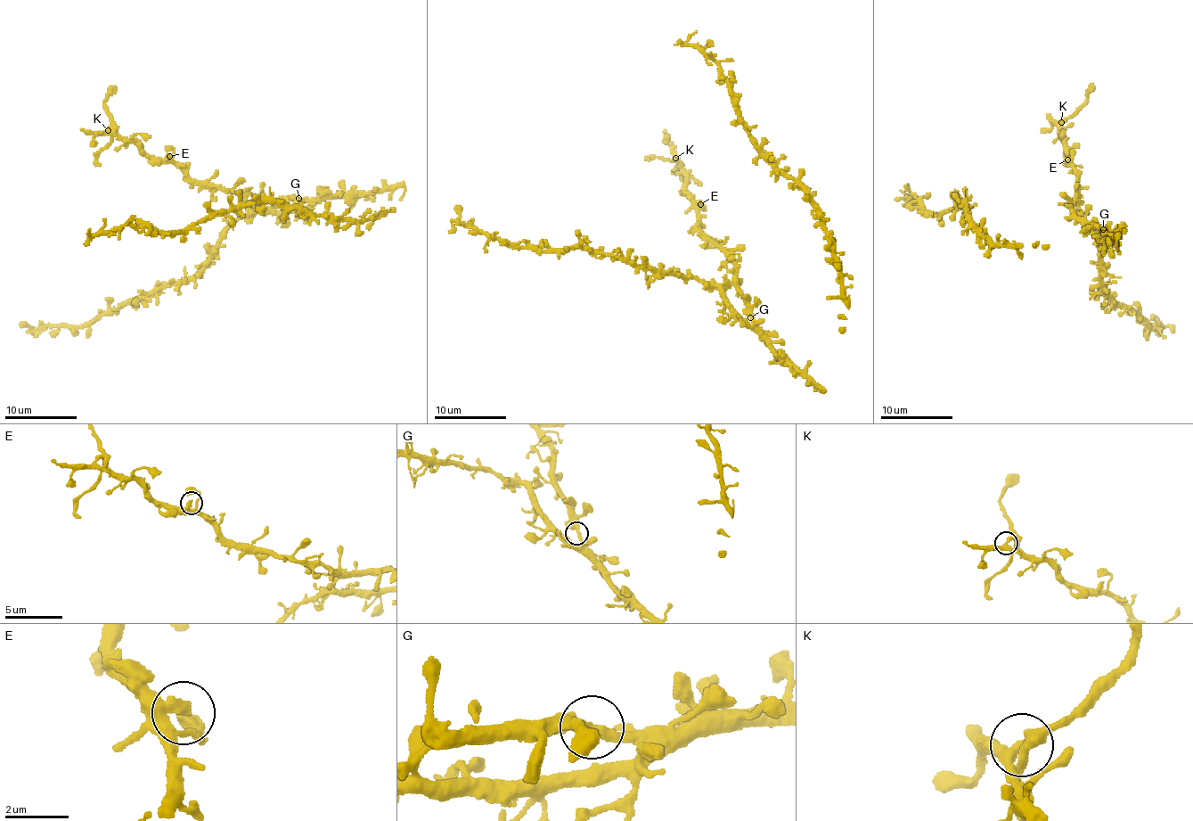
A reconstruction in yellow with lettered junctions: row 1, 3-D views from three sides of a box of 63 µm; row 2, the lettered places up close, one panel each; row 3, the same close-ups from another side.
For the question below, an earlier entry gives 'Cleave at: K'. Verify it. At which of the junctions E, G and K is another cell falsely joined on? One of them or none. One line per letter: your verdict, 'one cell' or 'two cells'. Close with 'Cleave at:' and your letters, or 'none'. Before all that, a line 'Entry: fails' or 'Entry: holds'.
Entry: holds
E: one cell
G: one cell
K: two cells
Cleave at: K

